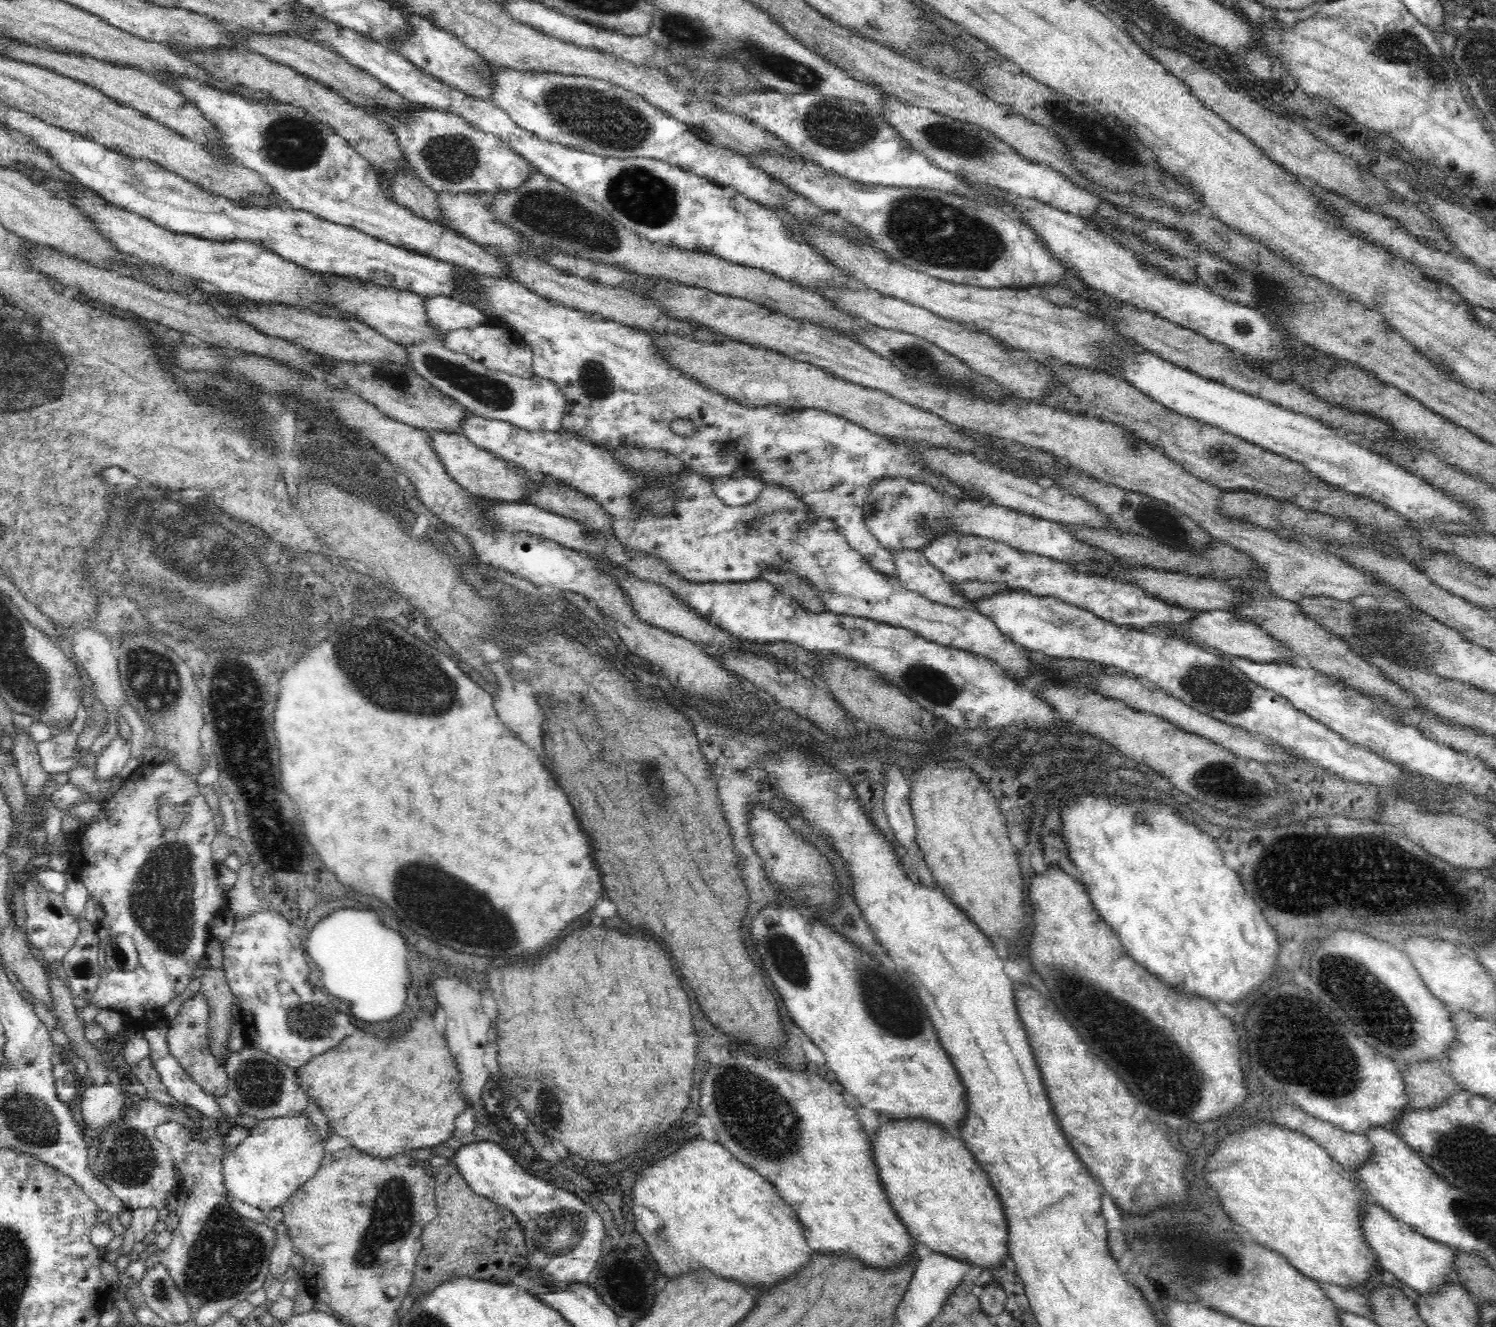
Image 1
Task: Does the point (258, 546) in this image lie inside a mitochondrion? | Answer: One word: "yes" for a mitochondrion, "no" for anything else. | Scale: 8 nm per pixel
yes

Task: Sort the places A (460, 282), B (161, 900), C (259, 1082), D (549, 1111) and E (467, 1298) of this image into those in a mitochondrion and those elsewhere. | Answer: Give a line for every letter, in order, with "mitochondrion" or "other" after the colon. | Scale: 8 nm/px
A: other
B: mitochondrion
C: mitochondrion
D: mitochondrion
E: other

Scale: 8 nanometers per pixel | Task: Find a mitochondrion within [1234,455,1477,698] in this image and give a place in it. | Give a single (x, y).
(1419, 641)

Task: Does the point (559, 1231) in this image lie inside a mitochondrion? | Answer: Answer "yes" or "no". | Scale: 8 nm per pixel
yes

